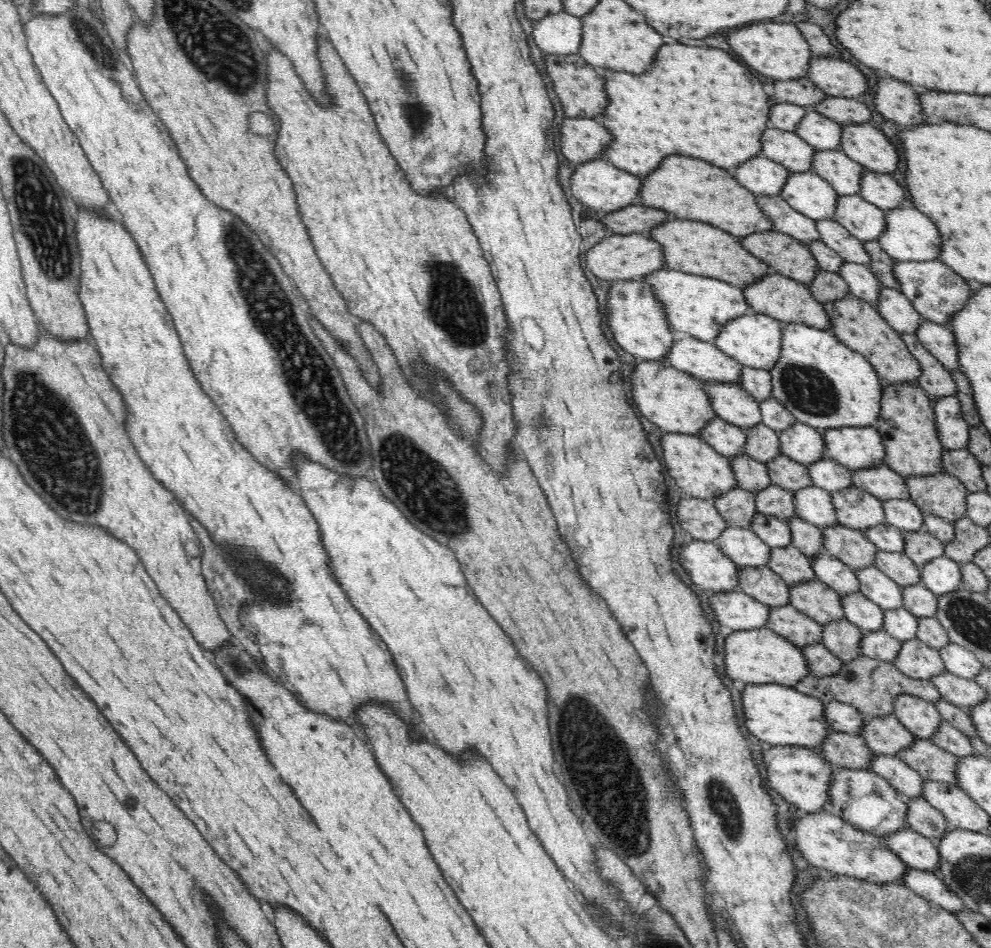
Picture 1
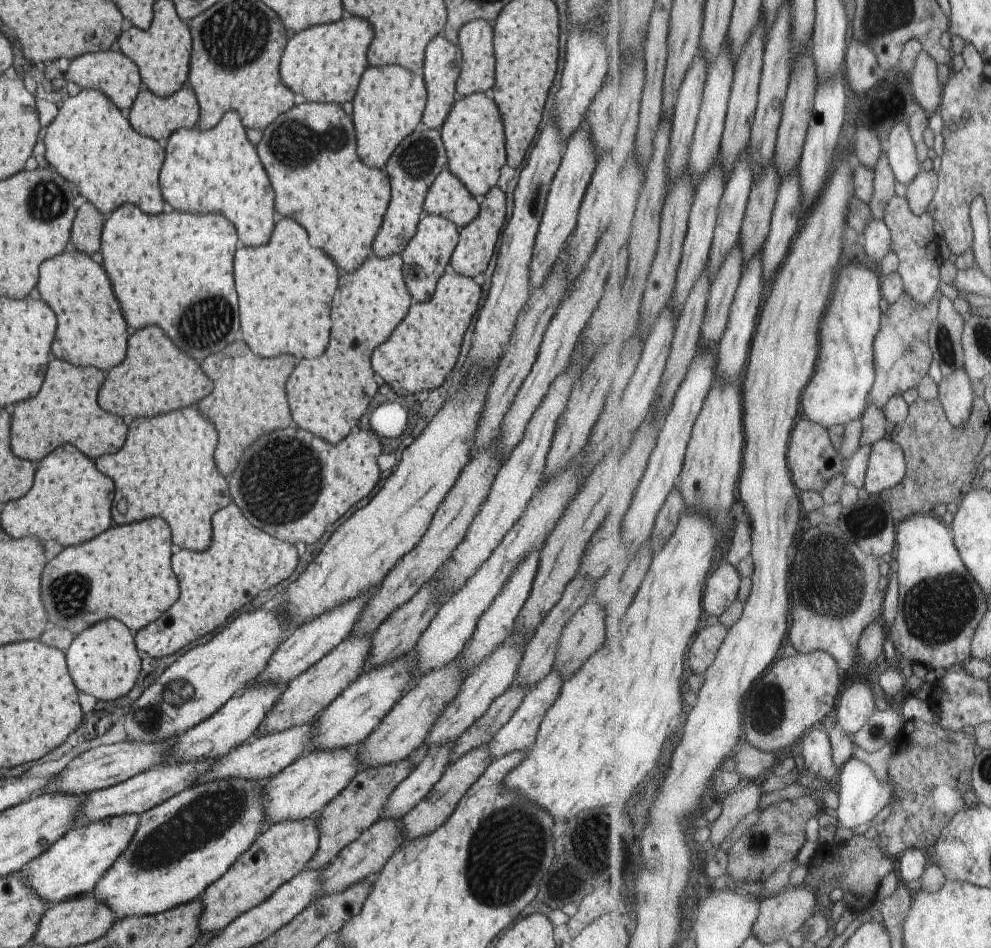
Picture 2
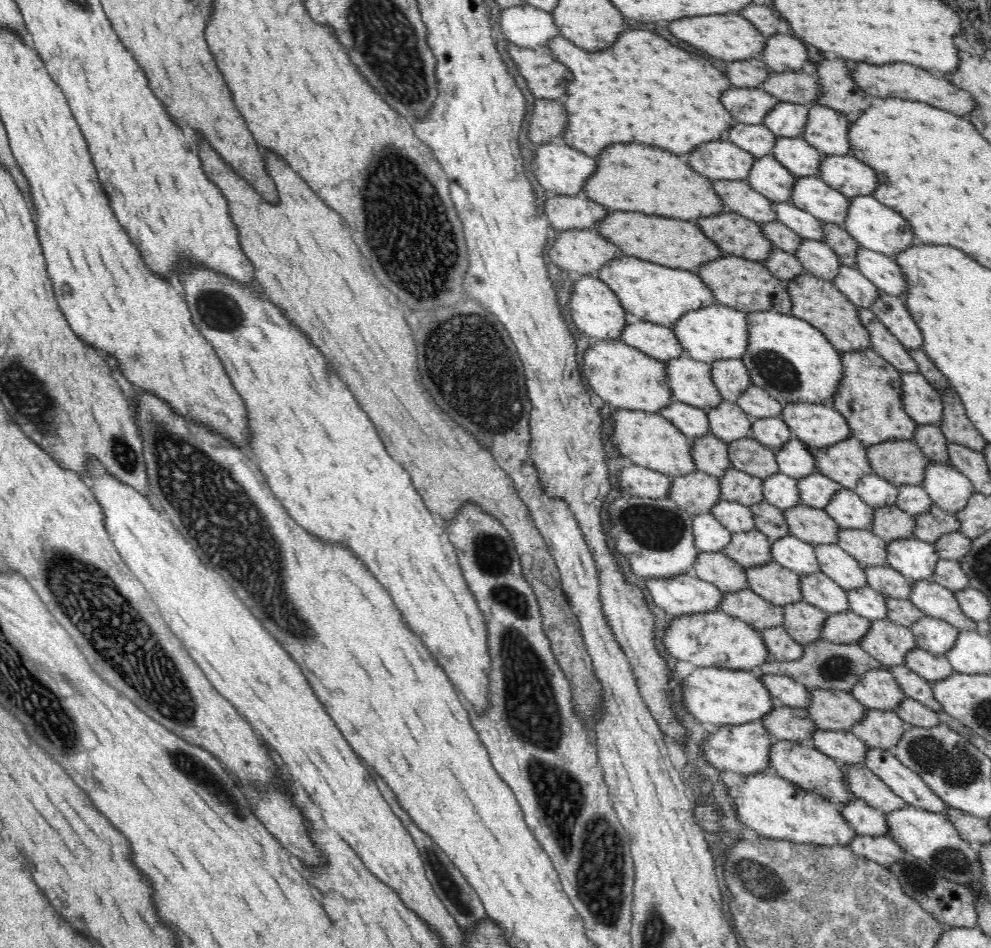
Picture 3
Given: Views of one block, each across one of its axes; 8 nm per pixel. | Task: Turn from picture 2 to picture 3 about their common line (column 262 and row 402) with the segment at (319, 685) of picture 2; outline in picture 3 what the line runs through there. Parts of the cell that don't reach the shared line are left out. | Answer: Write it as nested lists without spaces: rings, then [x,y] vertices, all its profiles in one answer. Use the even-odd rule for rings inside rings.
[[[720,400],[718,406],[706,410],[709,434],[717,436],[725,443],[744,438],[751,432],[752,419],[736,402]]]

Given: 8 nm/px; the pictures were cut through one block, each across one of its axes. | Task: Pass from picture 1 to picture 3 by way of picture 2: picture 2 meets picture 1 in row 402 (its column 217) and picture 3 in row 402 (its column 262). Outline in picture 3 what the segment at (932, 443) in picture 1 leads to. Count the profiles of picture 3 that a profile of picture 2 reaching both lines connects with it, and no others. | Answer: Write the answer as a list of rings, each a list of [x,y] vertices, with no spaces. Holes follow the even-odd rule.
[[[871,347],[839,354],[843,376],[830,405],[846,419],[851,436],[865,447],[891,439],[913,441],[917,424],[903,408],[901,372]]]

